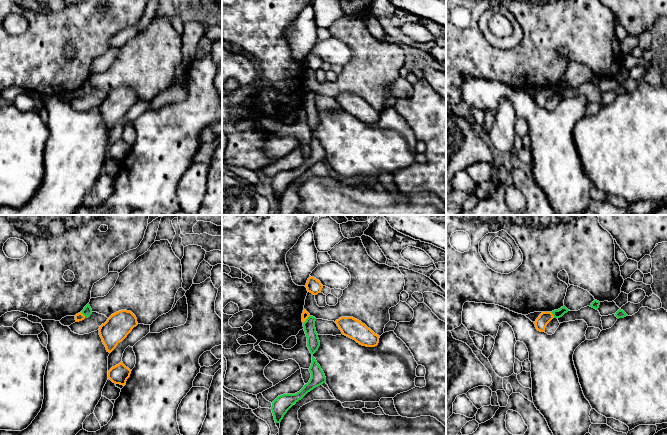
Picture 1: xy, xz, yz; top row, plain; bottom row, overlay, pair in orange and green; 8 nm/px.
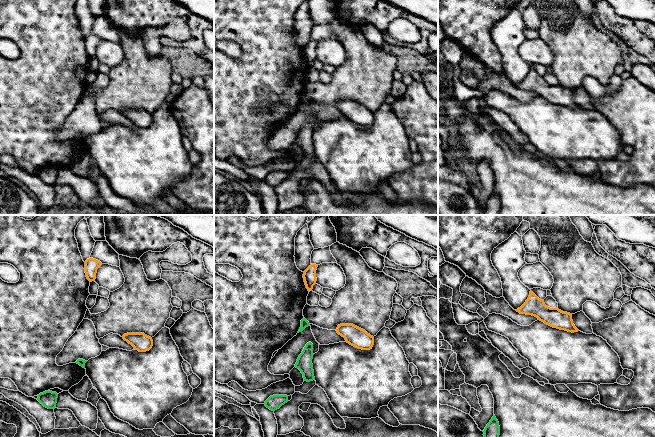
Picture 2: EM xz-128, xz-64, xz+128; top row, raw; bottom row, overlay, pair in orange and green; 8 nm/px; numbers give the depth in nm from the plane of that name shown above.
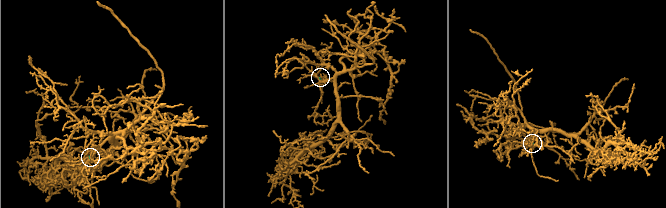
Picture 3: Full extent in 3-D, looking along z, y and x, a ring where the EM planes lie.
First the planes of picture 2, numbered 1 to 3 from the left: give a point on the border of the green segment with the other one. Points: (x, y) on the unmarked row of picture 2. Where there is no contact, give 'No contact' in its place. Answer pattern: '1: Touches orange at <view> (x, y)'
1: No contact
2: No contact
3: No contact

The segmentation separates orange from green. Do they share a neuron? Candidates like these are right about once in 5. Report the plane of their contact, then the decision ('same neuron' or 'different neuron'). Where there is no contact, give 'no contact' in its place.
xz | different neuron

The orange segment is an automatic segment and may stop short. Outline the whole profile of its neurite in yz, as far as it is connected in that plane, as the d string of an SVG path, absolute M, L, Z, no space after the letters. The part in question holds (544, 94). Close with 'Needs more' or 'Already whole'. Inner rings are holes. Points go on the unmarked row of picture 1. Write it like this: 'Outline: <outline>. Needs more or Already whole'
Outline: M542 88L534 98L535 103L540 108L545 108L547 100L554 94L551 88Z. Already whole

